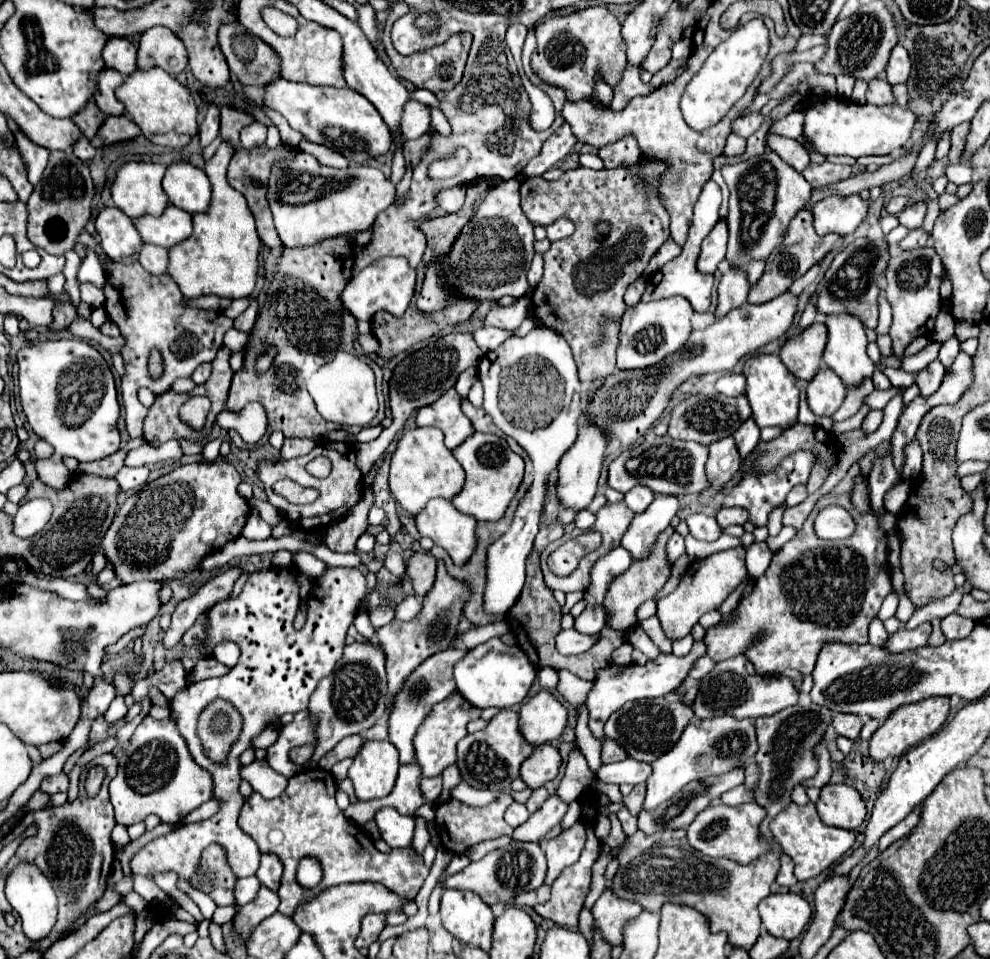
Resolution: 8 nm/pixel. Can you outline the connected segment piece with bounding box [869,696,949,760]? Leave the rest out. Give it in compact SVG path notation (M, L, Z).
M937 696L937 698L925 698L913 704L903 704L893 714L889 714L889 720L885 720L877 732L871 736L869 754L873 760L885 760L887 756L901 756L911 746L917 746L919 742L927 740L931 734L935 734L949 716L949 698Z

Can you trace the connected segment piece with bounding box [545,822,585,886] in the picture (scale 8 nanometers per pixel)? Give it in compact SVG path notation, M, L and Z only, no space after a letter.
M581 822L571 826L569 830L561 832L557 838L547 842L547 878L545 884L553 884L553 880L573 862L579 860L579 852L585 844L585 828L581 828Z

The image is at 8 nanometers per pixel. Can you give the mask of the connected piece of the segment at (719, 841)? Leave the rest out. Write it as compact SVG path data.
M751 802L751 804L741 804L741 806L709 806L703 812L697 814L693 824L687 828L687 840L689 844L713 858L731 858L739 864L747 864L753 860L753 856L769 852L769 844L765 844L765 838L759 832L759 824L765 818L765 808Z

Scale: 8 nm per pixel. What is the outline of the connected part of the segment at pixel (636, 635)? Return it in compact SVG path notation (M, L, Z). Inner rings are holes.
M639 626L629 628L629 632L627 632L627 640L629 640L637 650L641 650L649 660L657 660L659 656L663 656L663 652L651 642L651 638L649 638Z

